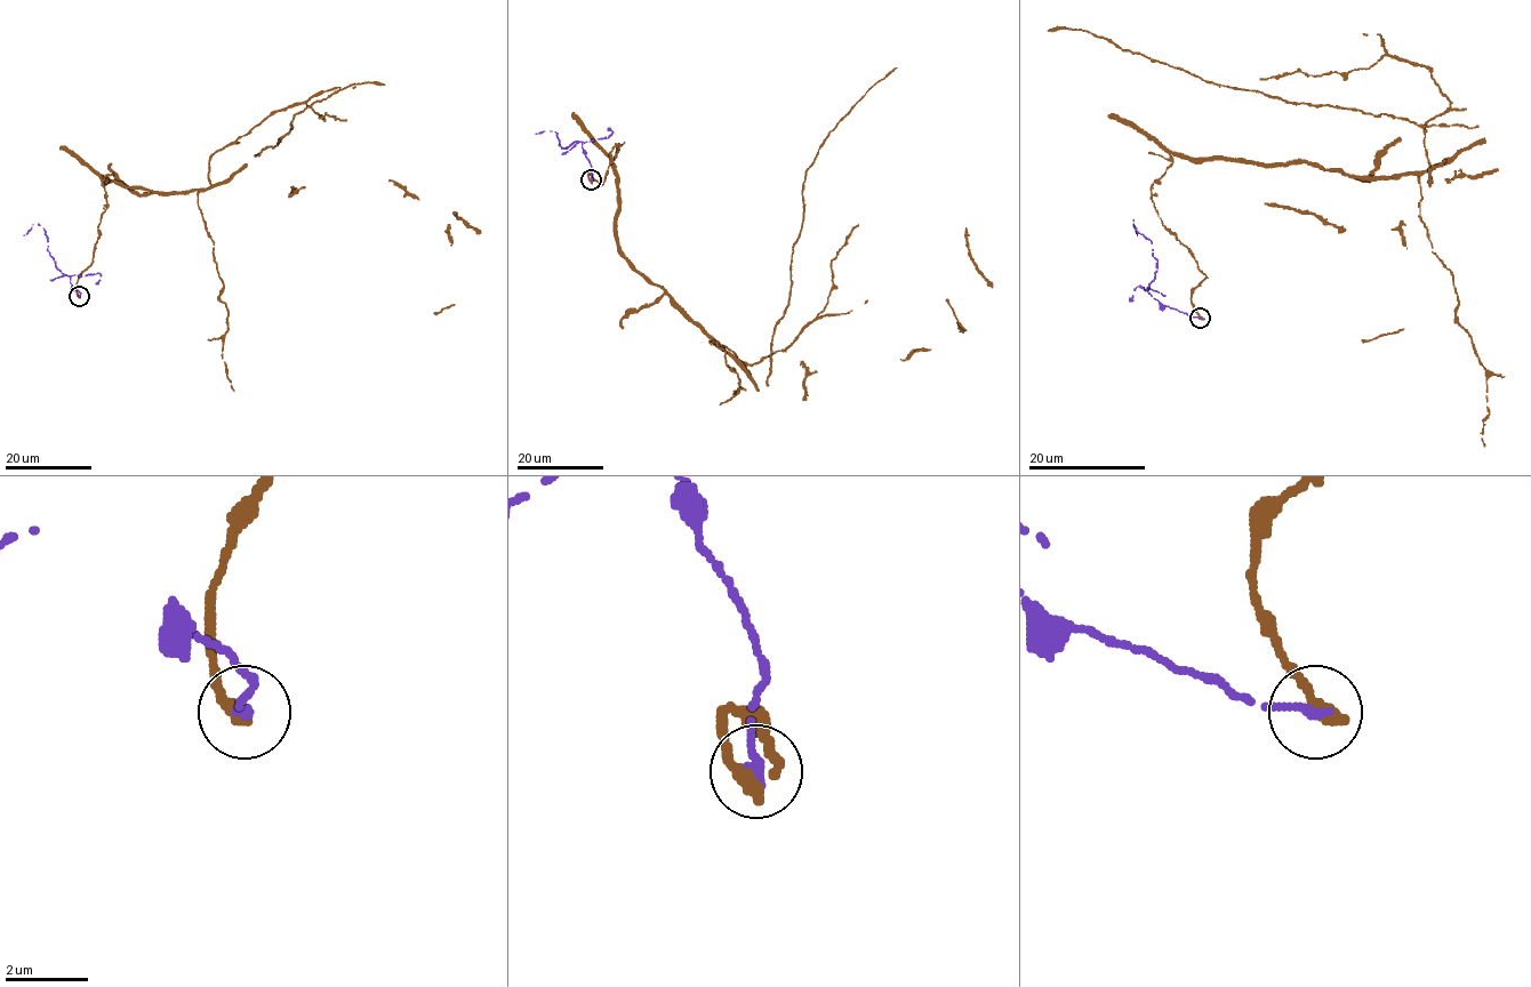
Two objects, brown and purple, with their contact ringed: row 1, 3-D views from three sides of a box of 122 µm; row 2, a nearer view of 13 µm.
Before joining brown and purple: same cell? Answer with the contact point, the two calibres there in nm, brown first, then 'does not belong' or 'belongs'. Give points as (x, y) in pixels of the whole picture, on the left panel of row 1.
at (79, 296); 400 nm thick on the brown side, 240 nm on the other; does not belong

